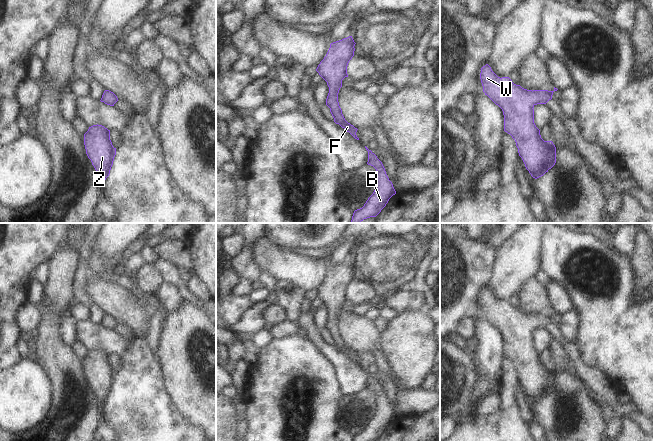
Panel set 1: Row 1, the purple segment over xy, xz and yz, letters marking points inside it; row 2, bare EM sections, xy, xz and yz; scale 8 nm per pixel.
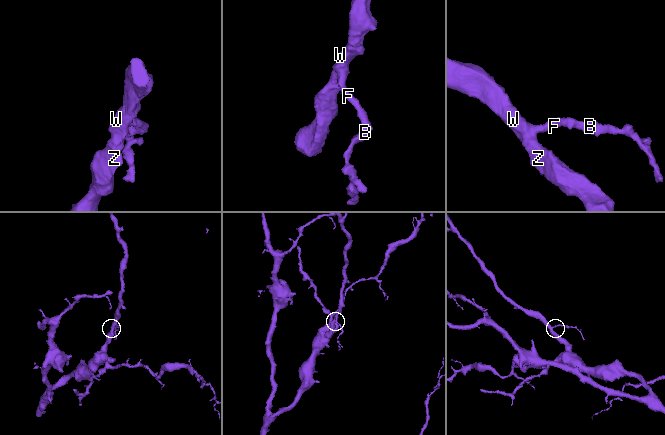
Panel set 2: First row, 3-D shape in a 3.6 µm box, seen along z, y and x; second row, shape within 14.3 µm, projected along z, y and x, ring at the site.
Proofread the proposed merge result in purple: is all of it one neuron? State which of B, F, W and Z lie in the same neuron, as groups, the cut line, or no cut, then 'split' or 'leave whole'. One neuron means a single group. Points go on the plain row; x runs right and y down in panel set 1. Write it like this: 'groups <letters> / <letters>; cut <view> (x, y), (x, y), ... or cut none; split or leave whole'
groups B F W Z; cut none; leave whole

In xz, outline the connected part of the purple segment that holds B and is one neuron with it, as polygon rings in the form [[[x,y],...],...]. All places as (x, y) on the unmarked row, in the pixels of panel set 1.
[[[365,370],[368,375],[368,389],[373,390],[377,396],[377,407],[373,418],[364,430],[354,435],[352,441],[376,441],[386,430],[389,423],[396,418],[392,406],[389,404],[382,386]]]

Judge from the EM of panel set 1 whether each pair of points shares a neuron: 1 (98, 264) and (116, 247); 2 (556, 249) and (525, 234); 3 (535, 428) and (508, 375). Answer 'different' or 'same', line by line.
1: same
2: different
3: different

